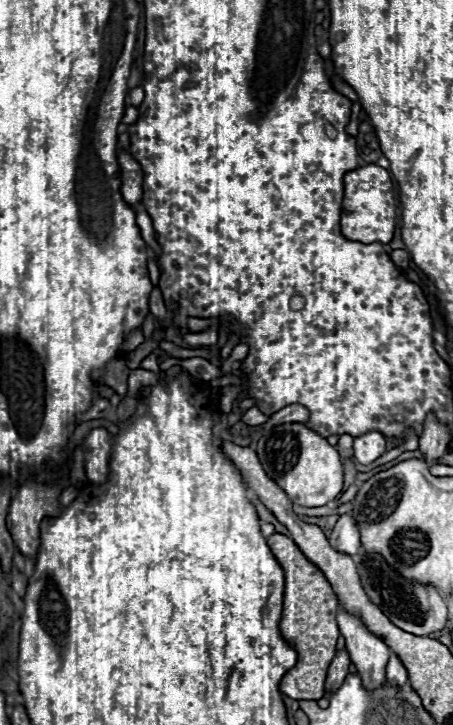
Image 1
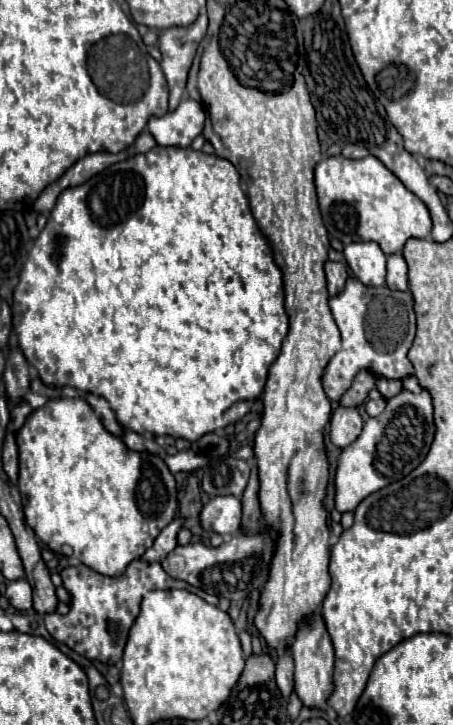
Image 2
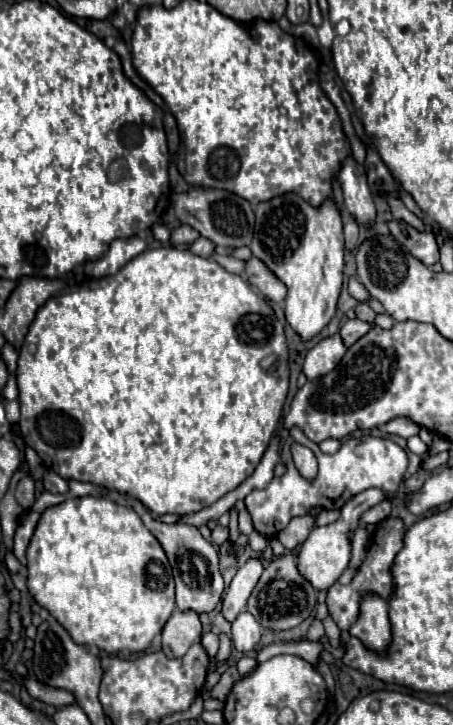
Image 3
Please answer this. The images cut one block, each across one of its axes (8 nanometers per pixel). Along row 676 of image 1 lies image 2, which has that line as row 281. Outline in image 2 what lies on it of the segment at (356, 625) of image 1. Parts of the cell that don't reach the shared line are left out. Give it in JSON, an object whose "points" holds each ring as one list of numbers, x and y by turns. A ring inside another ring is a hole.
{"points":[[352,242,344,248,352,274,366,286,382,286,386,282,386,254,376,242]]}

